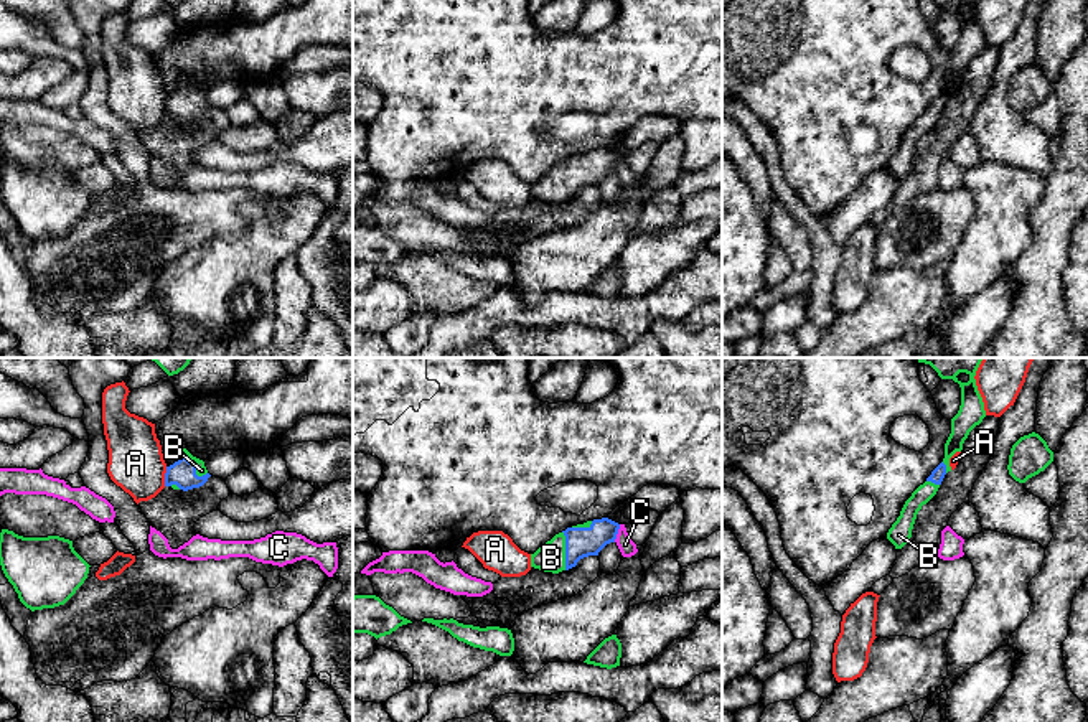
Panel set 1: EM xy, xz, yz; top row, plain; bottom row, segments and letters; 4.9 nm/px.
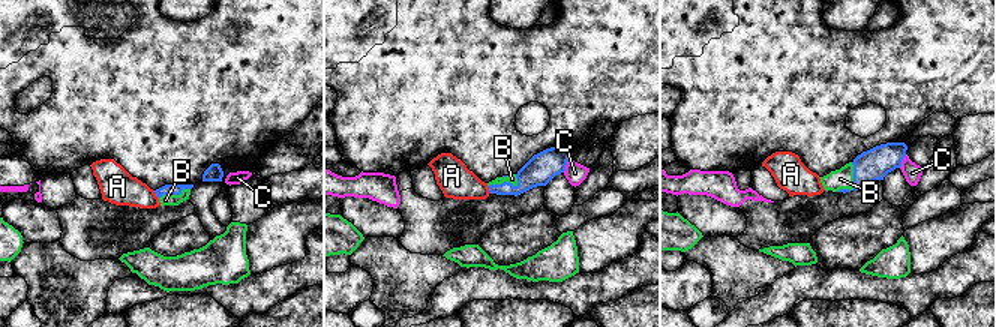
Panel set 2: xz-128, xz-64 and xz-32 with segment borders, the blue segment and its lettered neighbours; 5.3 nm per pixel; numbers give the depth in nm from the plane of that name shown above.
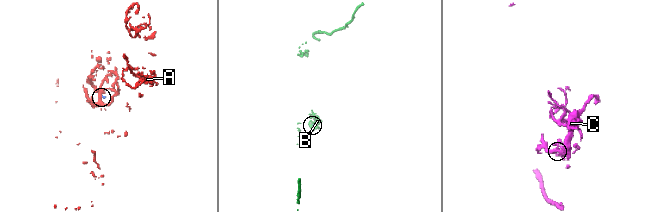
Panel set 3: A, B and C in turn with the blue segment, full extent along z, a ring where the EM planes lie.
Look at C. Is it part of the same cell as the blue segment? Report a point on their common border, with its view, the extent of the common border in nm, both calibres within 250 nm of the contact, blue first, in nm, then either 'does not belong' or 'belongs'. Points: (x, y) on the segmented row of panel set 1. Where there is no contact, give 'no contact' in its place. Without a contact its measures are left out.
xz (617, 533) | 90 nm | 150/80 nm | does not belong

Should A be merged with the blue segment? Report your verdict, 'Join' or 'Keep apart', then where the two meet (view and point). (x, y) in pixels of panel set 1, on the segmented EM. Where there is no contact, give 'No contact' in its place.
Keep apart. Touches blue at xy (165, 477)

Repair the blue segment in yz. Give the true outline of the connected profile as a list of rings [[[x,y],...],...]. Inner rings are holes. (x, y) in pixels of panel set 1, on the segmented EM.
[[[917,358],[918,363],[930,364],[941,379],[953,379],[961,387],[961,406],[951,419],[951,434],[945,443],[945,458],[905,501],[900,516],[887,532],[887,539],[902,549],[912,537],[912,529],[918,511],[938,491],[945,475],[951,471],[950,458],[963,450],[969,432],[986,417],[984,402],[976,386],[976,371],[982,358]]]

